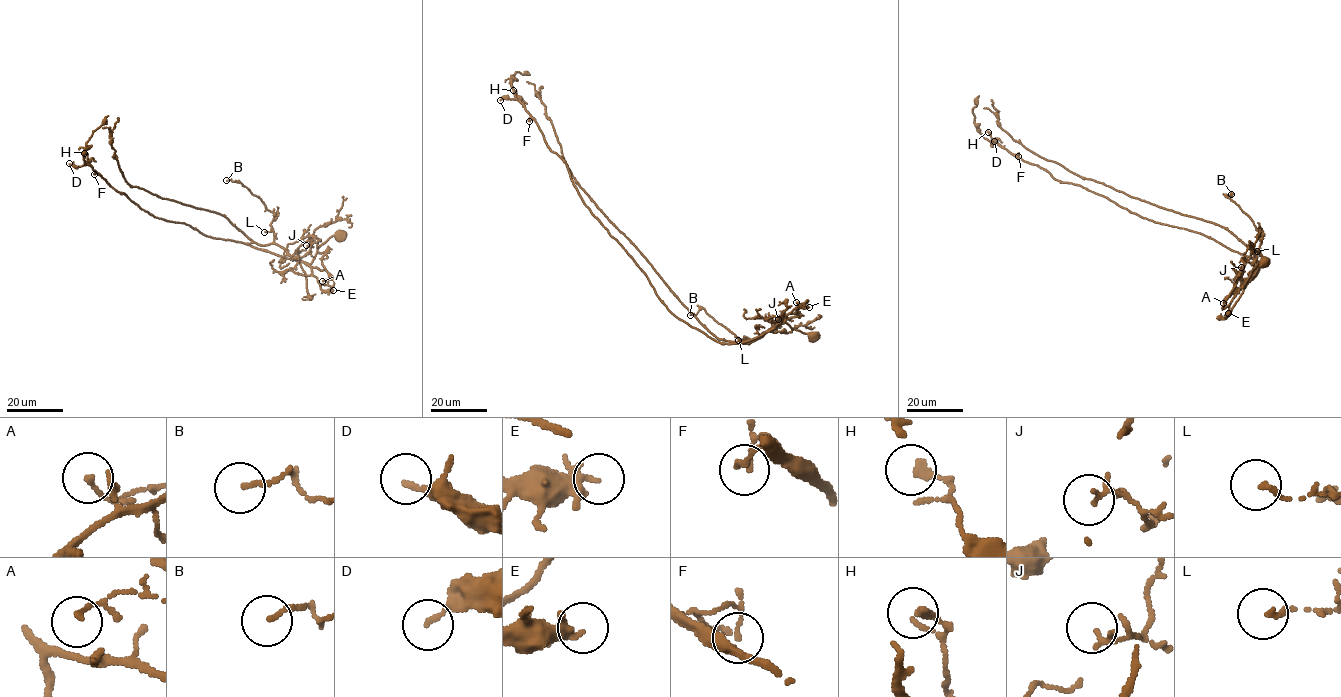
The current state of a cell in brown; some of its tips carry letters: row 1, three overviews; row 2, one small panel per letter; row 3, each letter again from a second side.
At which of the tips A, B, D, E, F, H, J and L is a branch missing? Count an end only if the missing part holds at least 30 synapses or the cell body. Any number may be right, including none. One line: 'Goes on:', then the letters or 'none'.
Goes on: none

